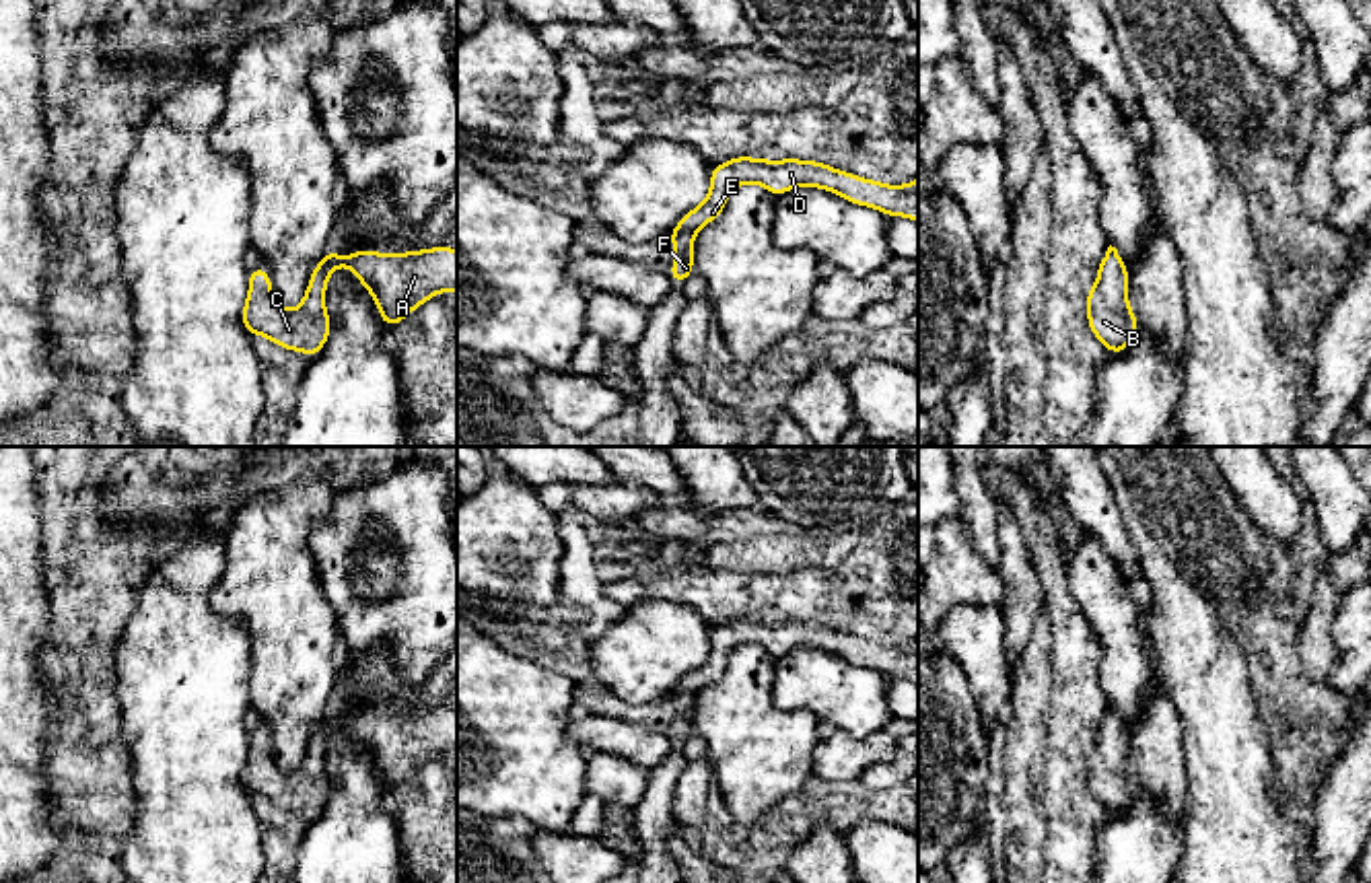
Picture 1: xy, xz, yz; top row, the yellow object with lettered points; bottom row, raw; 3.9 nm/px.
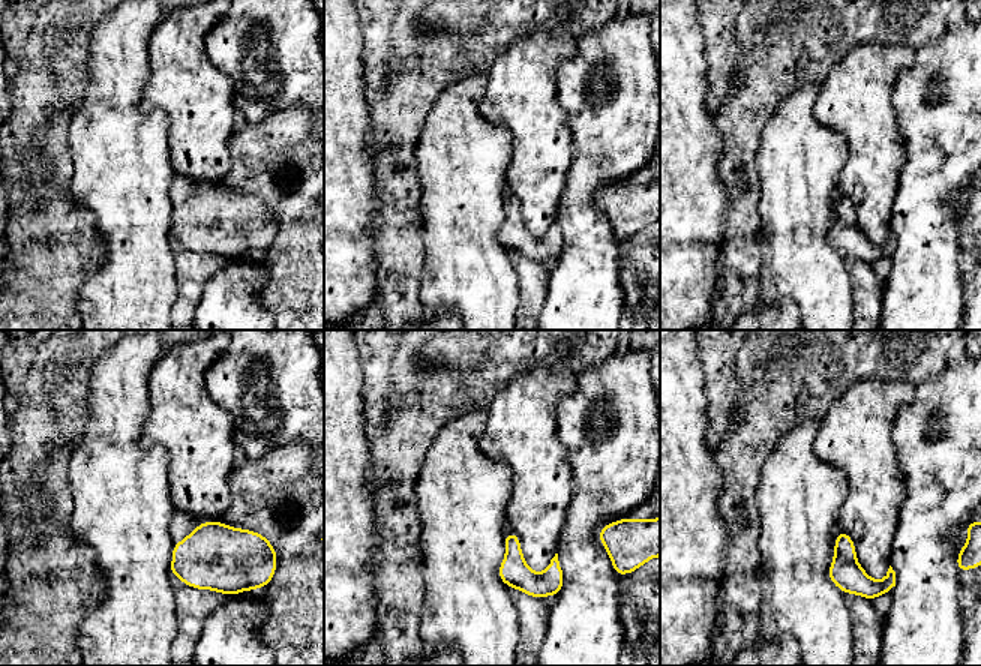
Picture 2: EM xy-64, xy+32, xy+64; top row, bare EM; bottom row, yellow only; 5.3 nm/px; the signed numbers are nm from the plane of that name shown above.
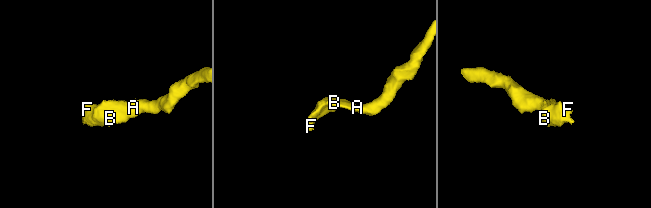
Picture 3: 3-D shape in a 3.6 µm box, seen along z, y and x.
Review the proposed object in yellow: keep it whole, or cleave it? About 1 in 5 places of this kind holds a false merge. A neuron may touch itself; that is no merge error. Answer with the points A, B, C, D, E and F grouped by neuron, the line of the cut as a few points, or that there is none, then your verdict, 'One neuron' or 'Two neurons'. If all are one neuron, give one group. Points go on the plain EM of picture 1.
Groups: A B C D E F. No split. One neuron

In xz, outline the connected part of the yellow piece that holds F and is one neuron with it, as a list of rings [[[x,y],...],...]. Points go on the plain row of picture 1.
[[[735,617],[710,630],[708,659],[686,673],[669,696],[675,710],[675,722],[667,733],[675,745],[686,743],[694,735],[694,698],[696,694],[718,681],[729,655],[743,644],[758,644],[774,659],[799,646],[834,652],[856,667],[871,667],[891,677],[908,677],[918,683],[918,638],[908,646],[885,646],[881,642],[850,636],[817,622],[766,622],[753,617]]]

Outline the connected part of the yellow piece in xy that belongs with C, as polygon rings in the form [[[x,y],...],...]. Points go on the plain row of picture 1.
[[[436,706],[383,716],[366,708],[348,718],[327,710],[315,725],[307,753],[294,772],[278,766],[266,729],[247,733],[249,753],[241,772],[247,794],[315,819],[331,794],[323,757],[333,729],[350,729],[356,735],[377,764],[383,786],[391,790],[434,755],[457,753],[457,710]]]

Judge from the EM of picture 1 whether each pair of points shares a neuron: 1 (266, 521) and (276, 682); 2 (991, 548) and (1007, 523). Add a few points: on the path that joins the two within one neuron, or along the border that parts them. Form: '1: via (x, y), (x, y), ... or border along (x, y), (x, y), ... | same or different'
1: via (268, 560), (270, 583), (276, 591), (276, 643) | same
2: border along (1001, 503), (997, 569) | different

